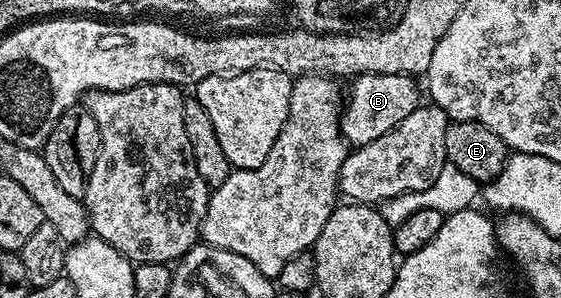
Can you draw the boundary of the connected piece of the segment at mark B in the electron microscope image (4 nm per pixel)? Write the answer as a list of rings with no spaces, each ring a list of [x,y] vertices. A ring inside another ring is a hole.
[[[364,72],[356,75],[351,82],[351,105],[348,108],[346,105],[345,119],[341,124],[341,135],[348,145],[368,144],[389,134],[389,130],[405,122],[405,118],[409,118],[409,114],[420,107],[421,88],[415,85],[416,81],[410,76]]]

